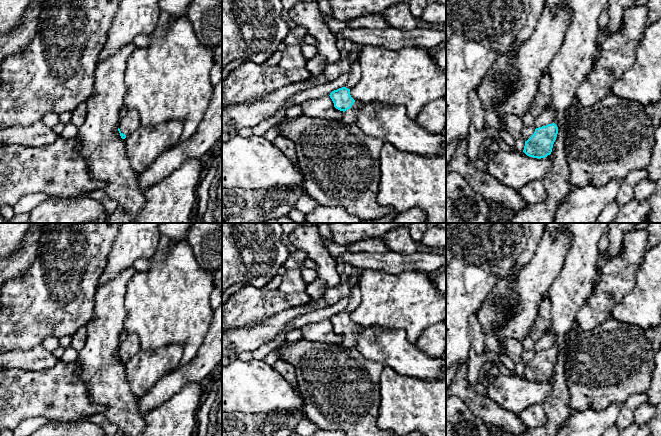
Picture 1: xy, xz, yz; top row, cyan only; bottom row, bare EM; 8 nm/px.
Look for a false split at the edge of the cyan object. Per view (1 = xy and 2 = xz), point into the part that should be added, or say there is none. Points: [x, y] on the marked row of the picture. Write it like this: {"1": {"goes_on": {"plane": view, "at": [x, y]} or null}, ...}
{"1": {"goes_on": {"plane": "xy", "at": [129, 121]}}, "2": {"goes_on": {"plane": "xz", "at": [350, 116]}}}

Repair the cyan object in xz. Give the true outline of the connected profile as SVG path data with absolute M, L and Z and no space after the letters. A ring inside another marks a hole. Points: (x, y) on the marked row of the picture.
M342 87L332 91L329 96L334 103L334 107L344 112L342 120L346 123L356 124L358 118L358 110L362 103L355 101L351 97L350 89Z

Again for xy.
M123 109L123 111L121 112L118 128L121 138L125 139L128 135L132 134L140 126L141 122L138 112L134 109Z

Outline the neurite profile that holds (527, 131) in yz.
M524 126L522 129L521 139L527 141L535 132L535 128L533 126Z

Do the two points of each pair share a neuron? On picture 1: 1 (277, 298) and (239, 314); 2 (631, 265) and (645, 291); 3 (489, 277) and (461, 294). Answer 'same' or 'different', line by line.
1: same
2: different
3: same

